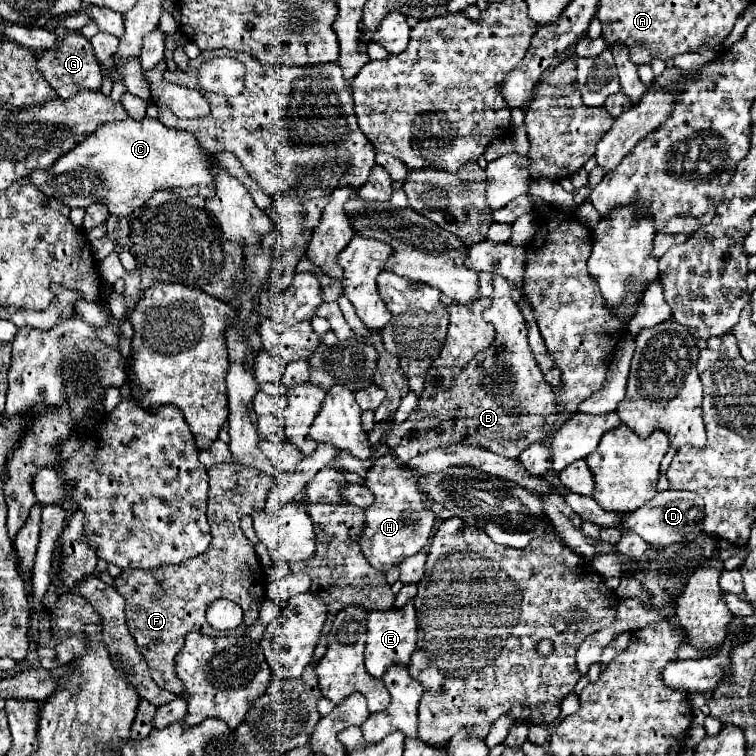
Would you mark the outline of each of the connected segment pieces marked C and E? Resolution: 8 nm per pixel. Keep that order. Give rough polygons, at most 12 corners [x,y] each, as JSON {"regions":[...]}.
{"regions":[[[105,123],[31,183],[131,215],[155,191],[213,185],[191,133]],[[413,601],[371,611],[367,671],[409,665],[417,641]]]}

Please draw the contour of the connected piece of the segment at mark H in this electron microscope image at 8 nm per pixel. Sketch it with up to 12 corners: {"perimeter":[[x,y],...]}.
{"perimeter":[[393,451],[365,485],[359,547],[387,571],[423,551],[437,517]]}

